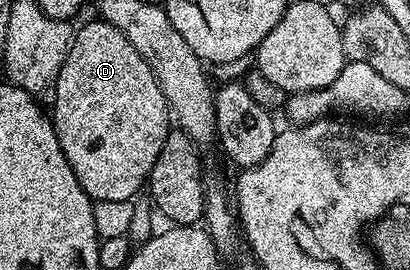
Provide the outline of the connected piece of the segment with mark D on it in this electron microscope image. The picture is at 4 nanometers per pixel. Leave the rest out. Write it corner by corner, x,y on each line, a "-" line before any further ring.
99,19
75,30
58,75
56,97
50,102
50,116
62,155
66,155
66,163
70,163
74,179
78,179
82,191
86,191
93,202
132,201
135,193
145,188
158,159
158,151
162,151
162,143
166,143
170,132
168,100
166,95
162,95
162,87
158,87
154,71
150,71
146,59
138,55
134,43
130,43
118,27
110,27
110,23

